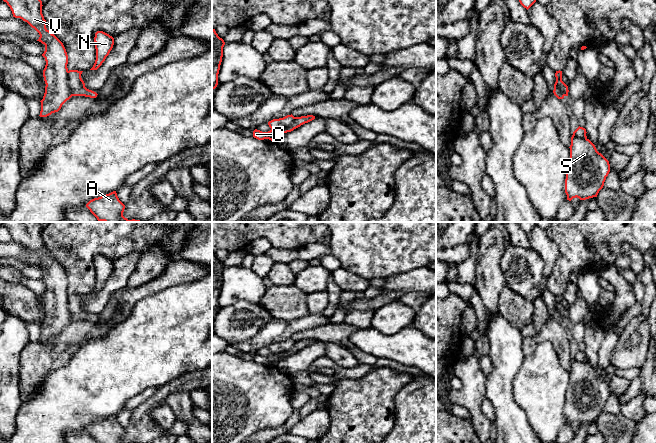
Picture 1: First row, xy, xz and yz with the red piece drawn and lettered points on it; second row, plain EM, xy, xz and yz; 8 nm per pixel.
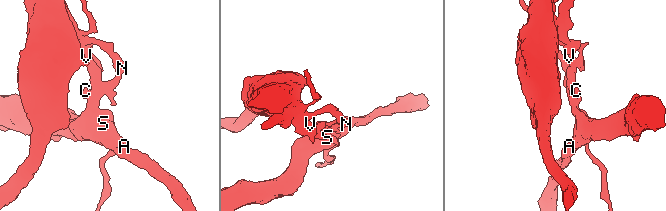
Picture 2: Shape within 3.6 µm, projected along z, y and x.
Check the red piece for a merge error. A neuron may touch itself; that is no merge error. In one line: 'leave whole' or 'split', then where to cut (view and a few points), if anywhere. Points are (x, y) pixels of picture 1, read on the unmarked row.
split; cut in xz along (295, 341), (288, 350), (271, 353)

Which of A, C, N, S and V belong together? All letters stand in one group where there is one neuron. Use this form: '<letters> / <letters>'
A S V / C N

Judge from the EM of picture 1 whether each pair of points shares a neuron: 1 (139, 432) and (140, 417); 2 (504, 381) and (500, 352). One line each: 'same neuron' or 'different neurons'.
1: same neuron
2: same neuron

